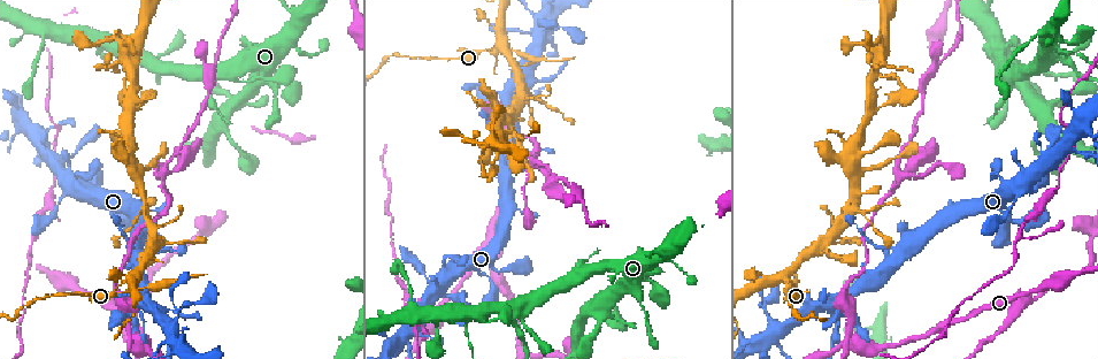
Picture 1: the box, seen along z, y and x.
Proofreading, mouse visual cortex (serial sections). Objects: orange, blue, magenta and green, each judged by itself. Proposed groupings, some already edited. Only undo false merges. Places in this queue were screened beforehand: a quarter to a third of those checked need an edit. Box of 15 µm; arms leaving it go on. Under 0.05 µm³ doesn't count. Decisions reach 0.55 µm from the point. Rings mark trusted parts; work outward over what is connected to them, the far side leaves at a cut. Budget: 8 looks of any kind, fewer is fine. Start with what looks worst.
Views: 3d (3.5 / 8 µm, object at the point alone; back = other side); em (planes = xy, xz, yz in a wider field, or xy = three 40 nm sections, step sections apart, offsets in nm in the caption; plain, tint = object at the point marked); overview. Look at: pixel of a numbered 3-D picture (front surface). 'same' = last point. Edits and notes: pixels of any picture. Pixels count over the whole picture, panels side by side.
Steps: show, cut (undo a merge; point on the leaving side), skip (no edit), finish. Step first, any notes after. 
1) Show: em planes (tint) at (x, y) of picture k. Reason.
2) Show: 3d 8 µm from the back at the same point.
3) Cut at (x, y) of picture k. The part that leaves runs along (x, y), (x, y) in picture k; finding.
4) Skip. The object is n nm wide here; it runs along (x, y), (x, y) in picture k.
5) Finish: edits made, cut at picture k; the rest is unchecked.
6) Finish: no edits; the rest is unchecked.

Show: 3d 8 µm at (126, 293) of picture 1. Small branch off a trunk.

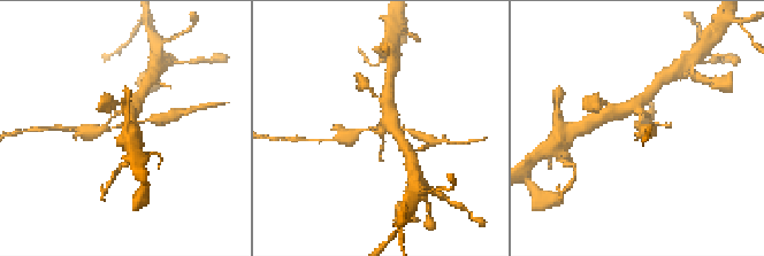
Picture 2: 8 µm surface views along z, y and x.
Show: 3d 3.5 µm from the back at (117, 126) of picture 2. Zoom in.

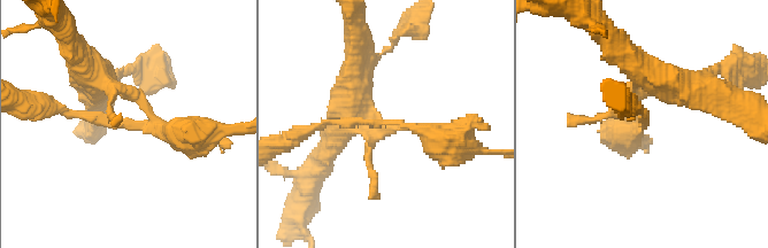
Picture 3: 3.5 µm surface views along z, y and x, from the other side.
Show: em planes (tint) at (643, 128) of picture 3. 3 arms meet here; the arms are 100, 200, 400 nm wide; shape alone is not enough.

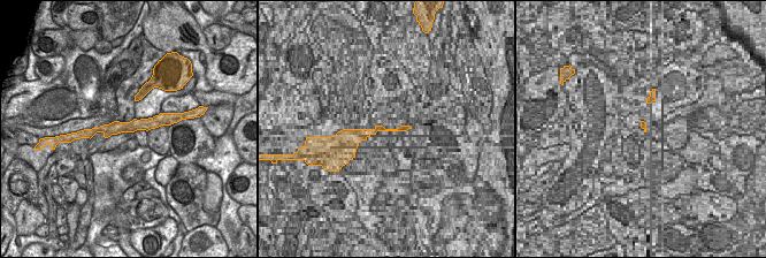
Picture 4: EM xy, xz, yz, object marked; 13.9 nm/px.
Cut at (377, 134) of picture 3. The part that leaves runs along (150, 119), (132, 94), (110, 87), (75, 49) in picture 3; two cells meet here.

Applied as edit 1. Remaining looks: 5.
Show: overview. Redraw.

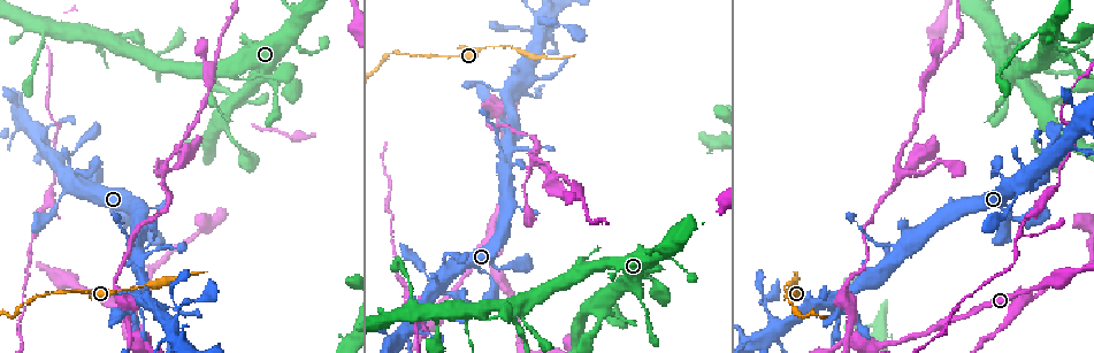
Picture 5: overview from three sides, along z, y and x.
Show: 3d 3.5 µm at (853, 334) of picture 5. Four arms meet.

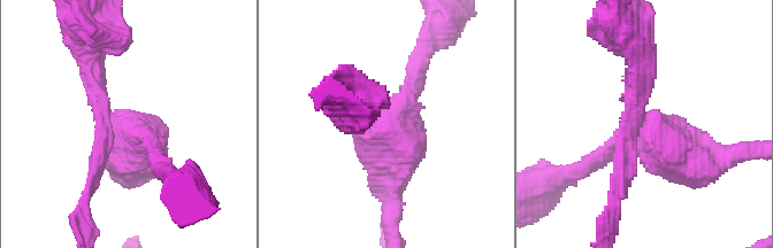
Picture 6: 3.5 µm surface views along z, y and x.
Show: em xy step 3 (tint) at (649, 126) of picture 6.

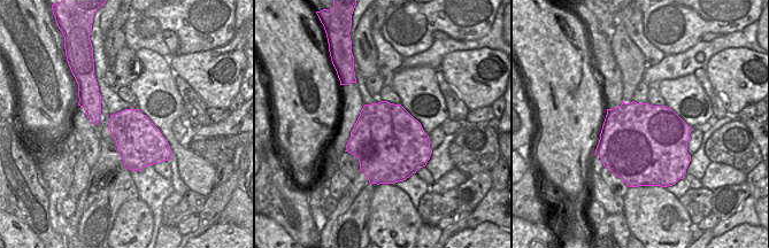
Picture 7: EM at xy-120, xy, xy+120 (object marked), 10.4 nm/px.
Cut at (649, 80) of picture 6. The part that leaves runs along (641, 117), (637, 51), (620, 25) in picture 6; two cells meet here.

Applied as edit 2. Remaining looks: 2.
Finish: edits made, cut at picture 3, cut at picture 6; the rest is unchecked.

